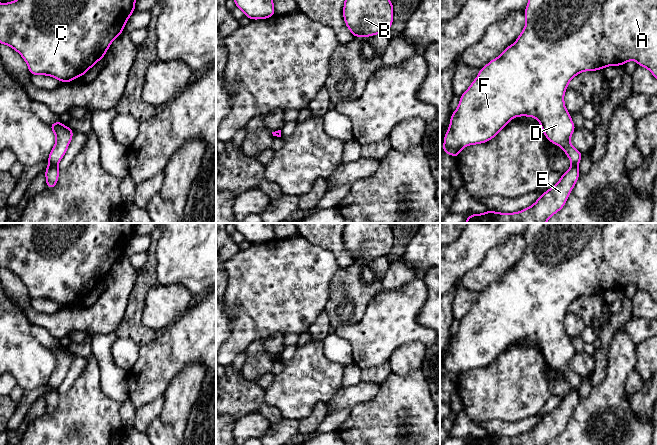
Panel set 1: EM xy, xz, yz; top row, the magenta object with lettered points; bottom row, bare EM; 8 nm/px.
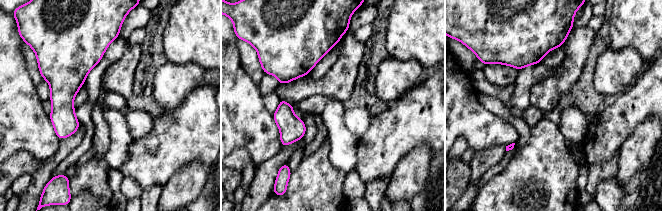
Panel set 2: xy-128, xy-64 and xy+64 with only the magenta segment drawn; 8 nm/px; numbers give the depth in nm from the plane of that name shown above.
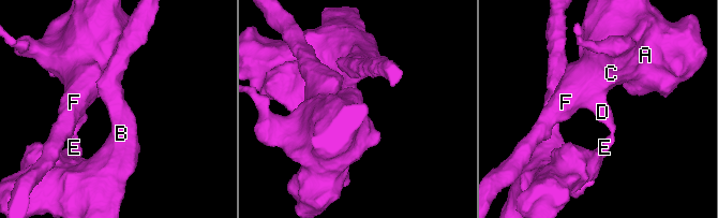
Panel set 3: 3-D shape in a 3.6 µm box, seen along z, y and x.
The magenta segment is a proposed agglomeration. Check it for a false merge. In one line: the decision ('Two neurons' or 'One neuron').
Two neurons

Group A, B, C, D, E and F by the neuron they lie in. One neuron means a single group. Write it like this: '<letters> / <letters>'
A C D F / B E

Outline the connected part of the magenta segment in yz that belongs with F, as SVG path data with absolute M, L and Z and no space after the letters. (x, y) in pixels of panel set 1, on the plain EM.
M529 223L524 235L526 249L518 260L516 266L508 270L499 281L491 284L479 294L479 298L470 311L460 320L458 332L452 337L450 349L444 360L444 377L454 380L456 383L460 375L467 369L476 369L490 365L496 358L507 350L508 346L517 340L529 340L539 344L540 351L545 361L553 368L563 372L572 389L578 390L582 377L570 368L570 361L575 355L575 349L564 328L564 317L570 304L583 295L601 294L611 289L622 290L629 284L636 284L638 290L647 292L657 303L657 223Z

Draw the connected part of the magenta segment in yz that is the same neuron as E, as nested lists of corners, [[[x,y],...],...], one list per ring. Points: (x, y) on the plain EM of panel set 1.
[[[572,389],[562,398],[559,406],[545,415],[532,430],[516,437],[498,437],[488,434],[483,438],[471,438],[466,445],[548,445],[564,431],[579,399],[578,391]]]

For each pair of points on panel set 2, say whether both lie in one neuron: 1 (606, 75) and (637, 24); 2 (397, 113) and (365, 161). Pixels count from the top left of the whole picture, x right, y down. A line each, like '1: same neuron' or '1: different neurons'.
1: same neuron
2: same neuron

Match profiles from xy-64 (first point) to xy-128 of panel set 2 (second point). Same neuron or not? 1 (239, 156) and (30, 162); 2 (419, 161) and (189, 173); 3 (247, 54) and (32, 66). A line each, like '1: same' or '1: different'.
1: same
2: same
3: same

